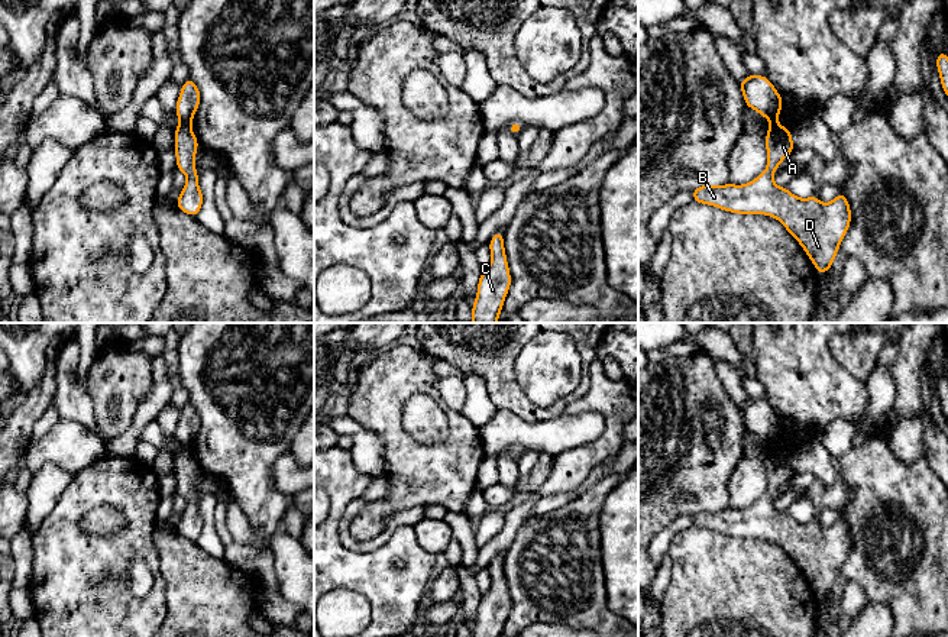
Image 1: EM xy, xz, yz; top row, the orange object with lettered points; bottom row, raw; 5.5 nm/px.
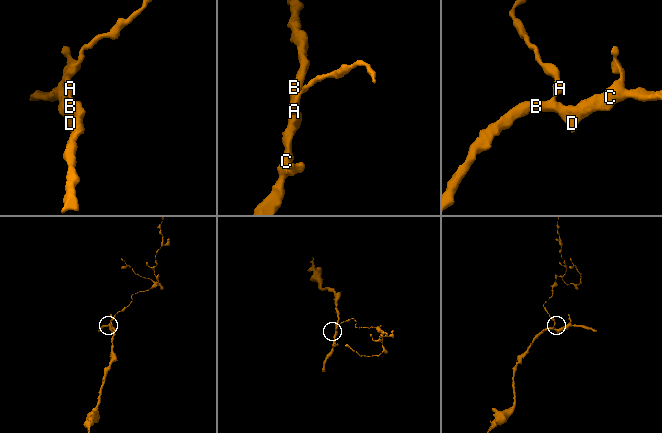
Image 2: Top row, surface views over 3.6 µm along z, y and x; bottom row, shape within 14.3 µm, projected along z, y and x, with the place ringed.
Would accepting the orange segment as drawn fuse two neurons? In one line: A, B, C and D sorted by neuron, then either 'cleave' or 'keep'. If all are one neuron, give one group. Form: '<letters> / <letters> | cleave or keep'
A B C D | keep

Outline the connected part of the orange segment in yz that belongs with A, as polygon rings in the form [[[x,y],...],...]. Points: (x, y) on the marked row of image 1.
[[[766,75],[740,81],[748,109],[758,111],[770,123],[766,133],[767,168],[751,182],[742,185],[699,185],[692,201],[709,204],[738,214],[766,214],[777,219],[799,242],[818,275],[834,263],[842,237],[851,224],[851,208],[844,193],[824,204],[816,195],[799,198],[786,187],[777,187],[773,174],[793,151],[792,129],[779,125],[783,100]]]

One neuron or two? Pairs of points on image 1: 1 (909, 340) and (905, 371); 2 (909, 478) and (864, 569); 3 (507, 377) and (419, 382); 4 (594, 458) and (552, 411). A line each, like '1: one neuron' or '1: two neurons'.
1: one neuron
2: one neuron
3: two neurons
4: two neurons

